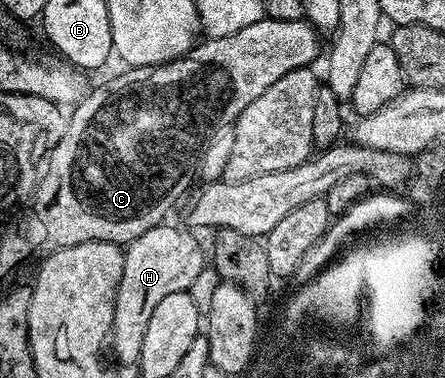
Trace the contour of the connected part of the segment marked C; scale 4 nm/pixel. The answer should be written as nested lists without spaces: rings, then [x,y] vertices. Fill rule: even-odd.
[[[265,16],[262,20],[258,20],[258,24],[250,24],[238,32],[233,32],[230,36],[205,37],[203,40],[197,41],[187,54],[183,54],[181,58],[176,58],[172,62],[164,62],[160,66],[133,66],[125,69],[123,71],[125,74],[120,74],[117,78],[102,83],[97,90],[89,89],[84,97],[76,103],[71,113],[67,115],[64,131],[56,147],[47,151],[48,167],[45,170],[43,167],[34,191],[34,206],[40,209],[40,218],[43,219],[46,232],[48,232],[48,244],[52,244],[57,250],[87,242],[127,244],[138,236],[142,236],[142,232],[150,232],[150,228],[161,225],[167,219],[164,217],[171,212],[172,205],[179,200],[180,193],[191,184],[192,178],[188,173],[191,170],[193,173],[200,154],[208,145],[208,139],[212,137],[216,127],[235,123],[236,117],[250,103],[258,100],[258,96],[262,96],[262,92],[266,92],[266,88],[270,88],[270,84],[274,84],[284,75],[308,67],[307,65],[312,63],[320,52],[320,38],[319,31],[316,31],[307,19],[284,21]]]

